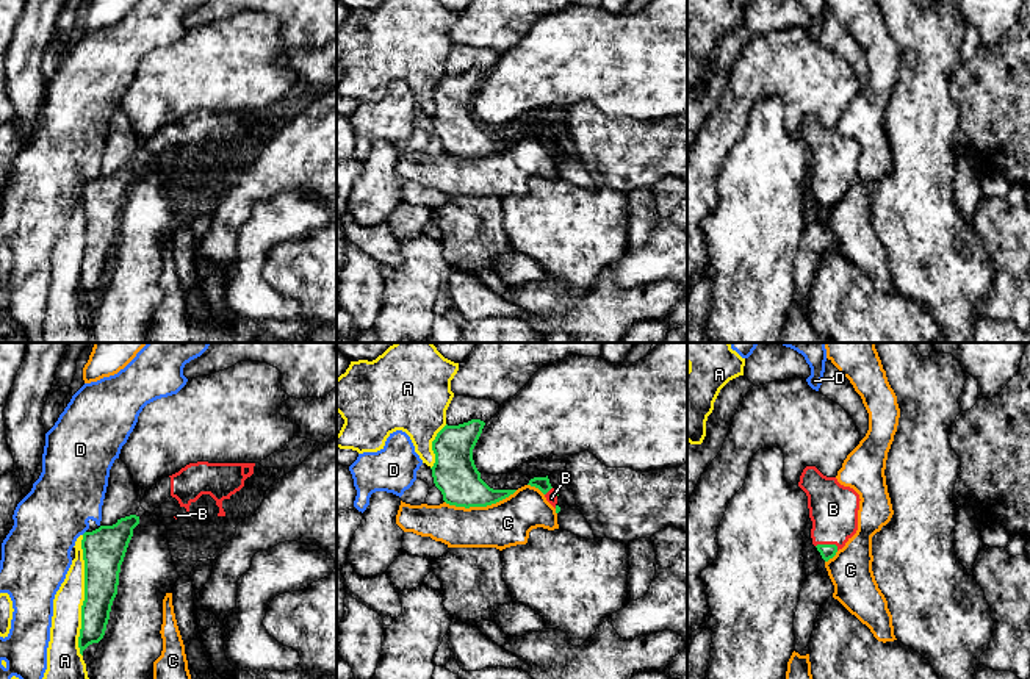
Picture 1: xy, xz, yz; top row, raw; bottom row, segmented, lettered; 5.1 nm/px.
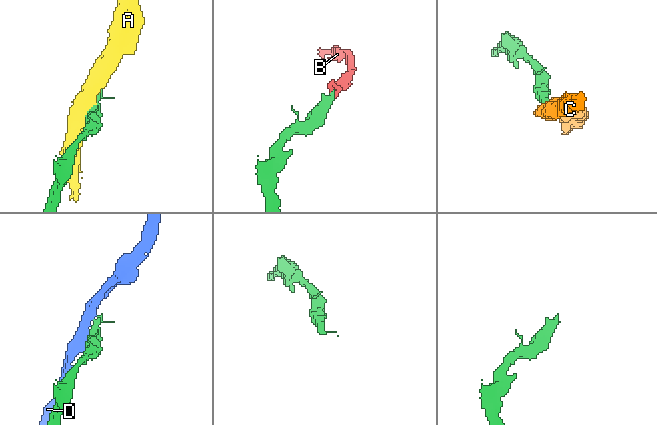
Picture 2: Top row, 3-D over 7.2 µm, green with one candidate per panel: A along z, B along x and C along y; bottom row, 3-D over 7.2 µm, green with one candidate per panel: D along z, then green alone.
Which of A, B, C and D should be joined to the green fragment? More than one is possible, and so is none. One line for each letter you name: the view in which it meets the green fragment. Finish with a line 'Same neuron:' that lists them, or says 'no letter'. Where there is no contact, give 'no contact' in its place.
B: contact in yz
Same neuron: B

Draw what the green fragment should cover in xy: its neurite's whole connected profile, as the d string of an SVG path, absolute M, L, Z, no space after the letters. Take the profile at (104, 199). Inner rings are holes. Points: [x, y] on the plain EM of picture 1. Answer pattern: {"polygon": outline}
{"polygon": "M130 164L113 175L85 181L81 189L85 210L85 250L81 255L80 304L99 293L106 280L113 250L117 244L119 222L133 178L139 166Z"}

